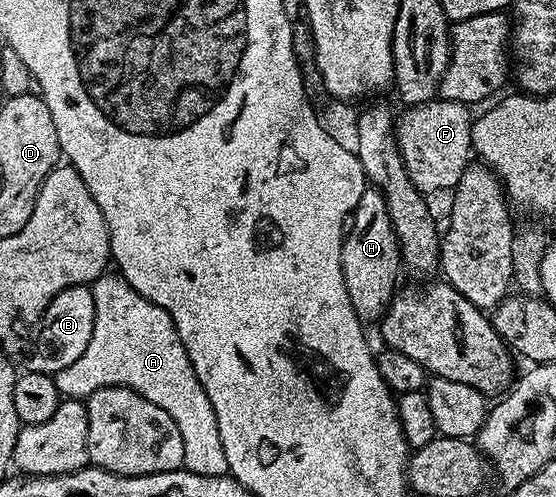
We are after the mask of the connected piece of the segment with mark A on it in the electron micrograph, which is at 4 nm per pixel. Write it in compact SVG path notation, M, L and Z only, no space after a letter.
M101 275L90 289L96 307L93 336L81 358L54 375L60 397L86 401L105 386L121 384L131 388L173 418L181 433L181 442L185 442L183 468L186 471L202 476L228 475L225 446L221 446L221 430L217 430L217 414L213 414L205 386L195 377L193 362L189 362L189 354L185 354L173 318L169 318L161 306L137 294L124 276Z

